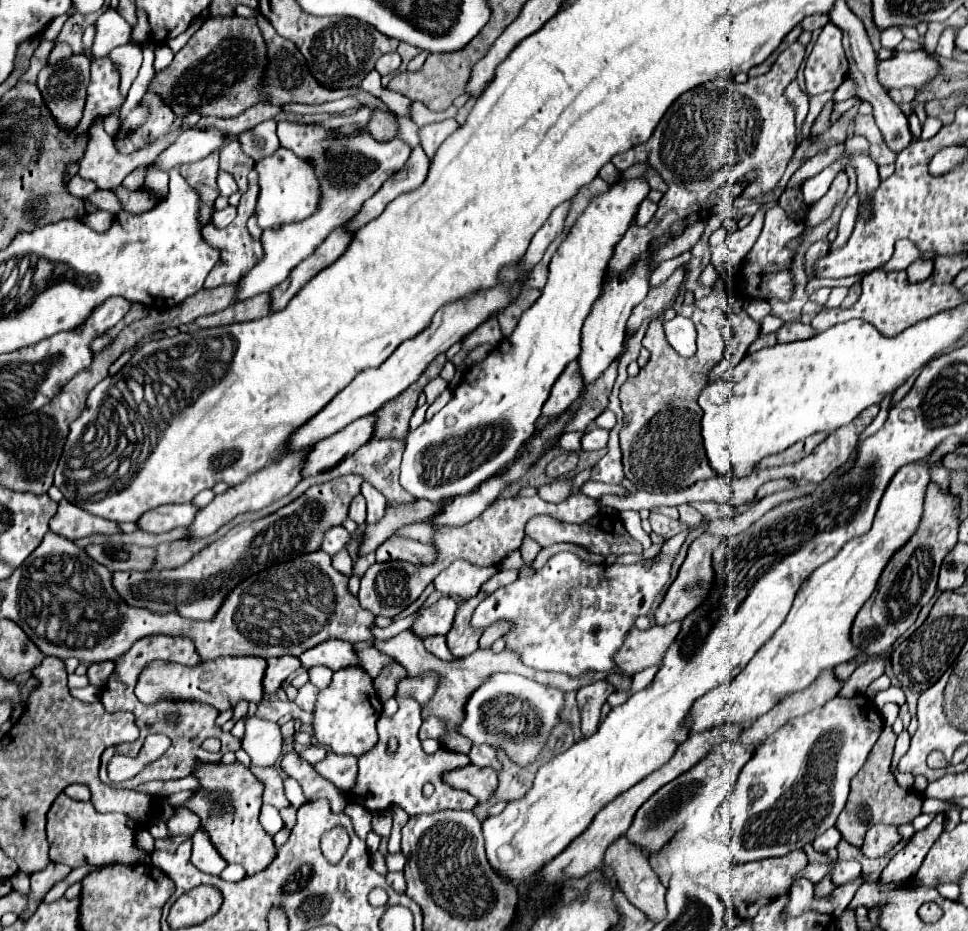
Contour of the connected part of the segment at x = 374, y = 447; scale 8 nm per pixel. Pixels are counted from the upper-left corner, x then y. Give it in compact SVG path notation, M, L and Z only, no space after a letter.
M367 441L363 447L359 447L353 455L345 457L339 465L335 465L329 475L331 479L339 477L339 475L361 475L365 481L369 481L371 485L375 485L375 489L379 489L385 497L387 497L387 505L411 505L415 503L415 499L403 491L403 487L399 485L399 463L401 463L401 455L403 455L403 443L401 441Z

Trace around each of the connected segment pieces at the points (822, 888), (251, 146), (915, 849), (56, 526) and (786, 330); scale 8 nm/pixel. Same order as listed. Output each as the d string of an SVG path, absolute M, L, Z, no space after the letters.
M827 873L821 881L815 883L815 899L821 899L821 897L827 897L831 891L835 891L837 885L831 881L831 873Z
M265 121L259 123L257 127L253 127L251 131L245 131L243 135L239 135L239 141L243 143L243 149L257 161L263 159L265 155L273 153L279 145L277 136L277 122Z
M937 813L935 819L923 831L917 831L909 839L909 843L889 859L889 863L879 875L879 881L887 884L914 876L923 863L923 857L927 855L935 839L941 835L943 827L945 827L945 813Z
M67 499L59 501L59 509L55 513L55 517L51 519L51 531L59 533L67 539L79 539L79 537L87 537L93 533L119 533L117 523L95 517L91 513L87 513L85 509L79 509L77 505L71 505Z
M791 323L791 325L783 325L781 329L777 329L777 341L779 343L787 343L787 341L797 341L797 339L809 339L815 335L815 329L811 325L803 325L803 323Z

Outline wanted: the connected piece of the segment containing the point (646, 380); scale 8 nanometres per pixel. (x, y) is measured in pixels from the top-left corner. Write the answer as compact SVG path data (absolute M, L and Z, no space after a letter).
M657 317L649 323L643 347L651 353L649 363L635 377L629 377L619 393L625 413L625 425L619 433L625 477L633 477L635 485L673 485L675 491L685 487L687 475L693 483L717 477L703 453L699 429L703 409L697 399L709 381L709 371L717 365L717 359L723 359L723 339L717 339L705 325L697 323L697 353L693 357L681 357L669 345L663 319Z

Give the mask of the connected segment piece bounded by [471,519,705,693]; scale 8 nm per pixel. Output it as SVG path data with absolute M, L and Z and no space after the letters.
M704 521L665 541L651 565L599 565L583 561L571 551L557 553L533 575L519 575L513 583L487 595L477 605L471 627L483 633L493 623L505 621L509 623L509 631L503 635L505 649L519 653L525 665L539 671L569 673L569 677L583 677L591 671L605 673L605 681L617 693L627 693L633 677L619 671L615 653L623 647L627 631L635 629L635 619L657 609L687 533Z

